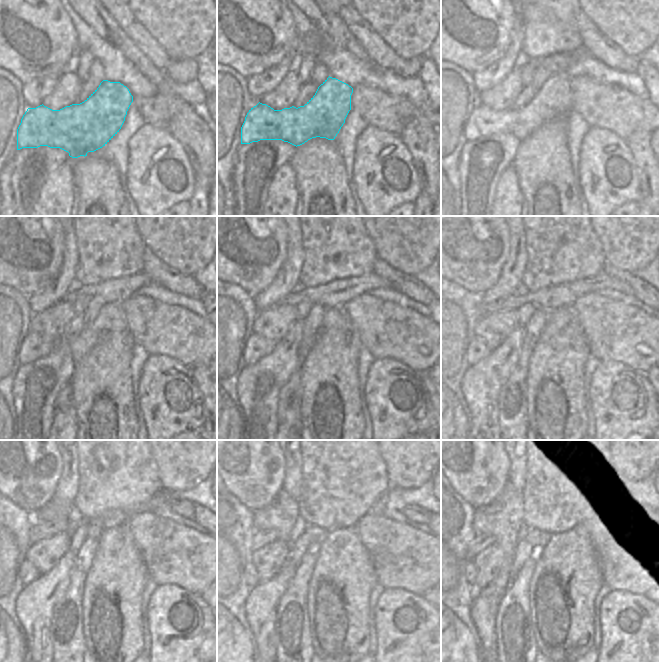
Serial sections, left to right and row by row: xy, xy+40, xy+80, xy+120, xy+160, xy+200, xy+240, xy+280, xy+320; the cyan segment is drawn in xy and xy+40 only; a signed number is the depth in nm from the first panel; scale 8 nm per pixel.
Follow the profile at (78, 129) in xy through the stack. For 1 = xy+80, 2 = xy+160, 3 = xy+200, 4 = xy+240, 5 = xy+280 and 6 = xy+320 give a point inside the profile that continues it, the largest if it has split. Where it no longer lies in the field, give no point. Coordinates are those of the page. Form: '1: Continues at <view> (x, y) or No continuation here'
1: Continues at xy+80 (554, 99)
2: Continues at xy+160 (258, 347)
3: Continues at xy+200 (478, 350)
4: Continues at xy+240 (28, 575)
5: Continues at xy+280 (250, 575)
6: Continues at xy+320 (470, 568).

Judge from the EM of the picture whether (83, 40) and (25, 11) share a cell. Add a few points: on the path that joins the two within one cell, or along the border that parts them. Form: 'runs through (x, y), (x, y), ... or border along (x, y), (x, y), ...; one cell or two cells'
border along (68, 15), (74, 27), (76, 42), (79, 47); two cells

